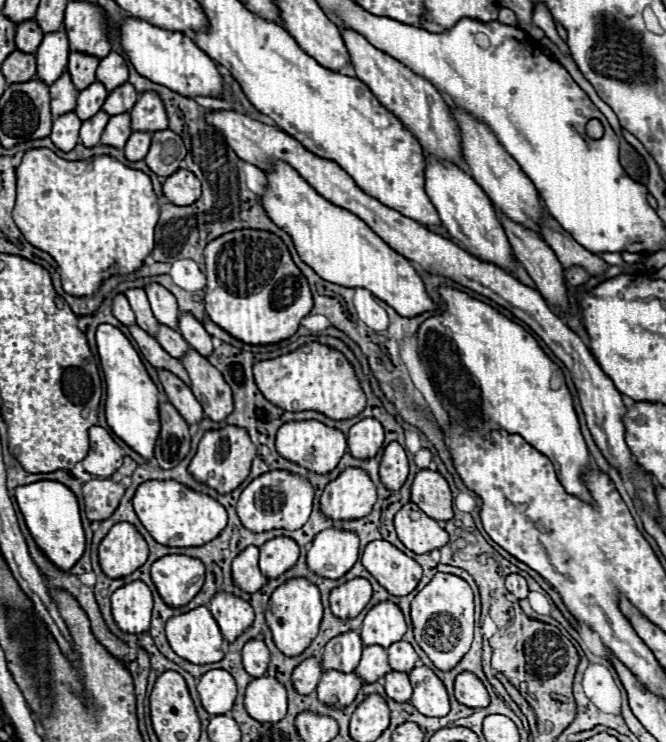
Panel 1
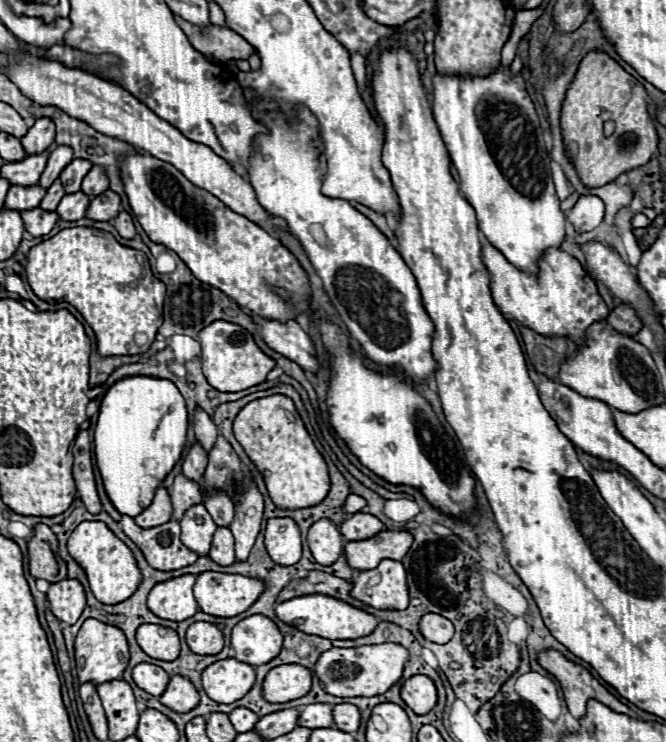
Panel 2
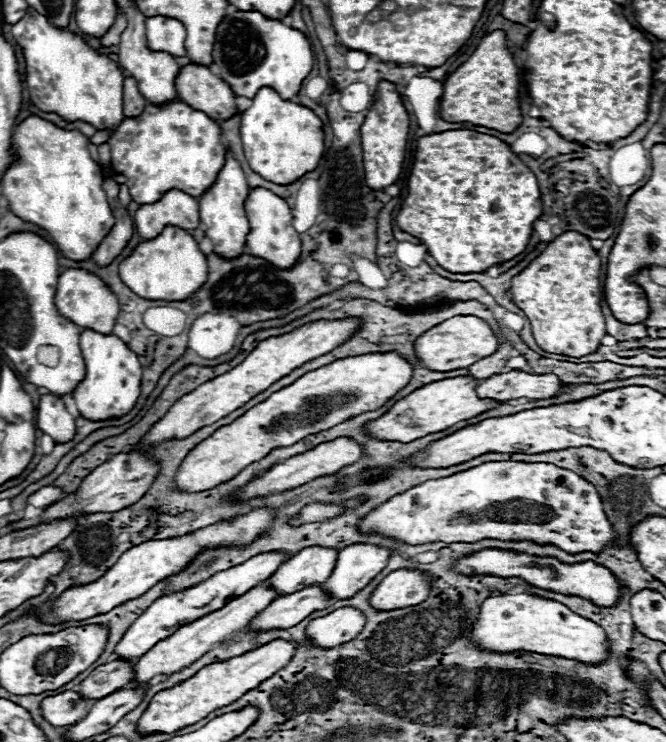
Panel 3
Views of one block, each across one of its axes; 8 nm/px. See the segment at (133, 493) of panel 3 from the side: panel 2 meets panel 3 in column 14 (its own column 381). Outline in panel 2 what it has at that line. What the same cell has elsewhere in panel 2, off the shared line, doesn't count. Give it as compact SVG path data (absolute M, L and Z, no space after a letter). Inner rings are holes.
M352 514L342 526L340 532L346 540L366 540L376 536L378 532L382 532L386 526L372 514Z

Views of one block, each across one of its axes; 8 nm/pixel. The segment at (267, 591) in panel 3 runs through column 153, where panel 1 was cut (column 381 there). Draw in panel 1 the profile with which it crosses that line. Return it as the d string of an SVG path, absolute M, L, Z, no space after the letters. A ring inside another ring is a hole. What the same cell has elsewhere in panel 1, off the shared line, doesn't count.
M366 646L362 650L360 664L354 672L364 680L364 684L374 684L384 678L390 672L386 650L380 646Z

